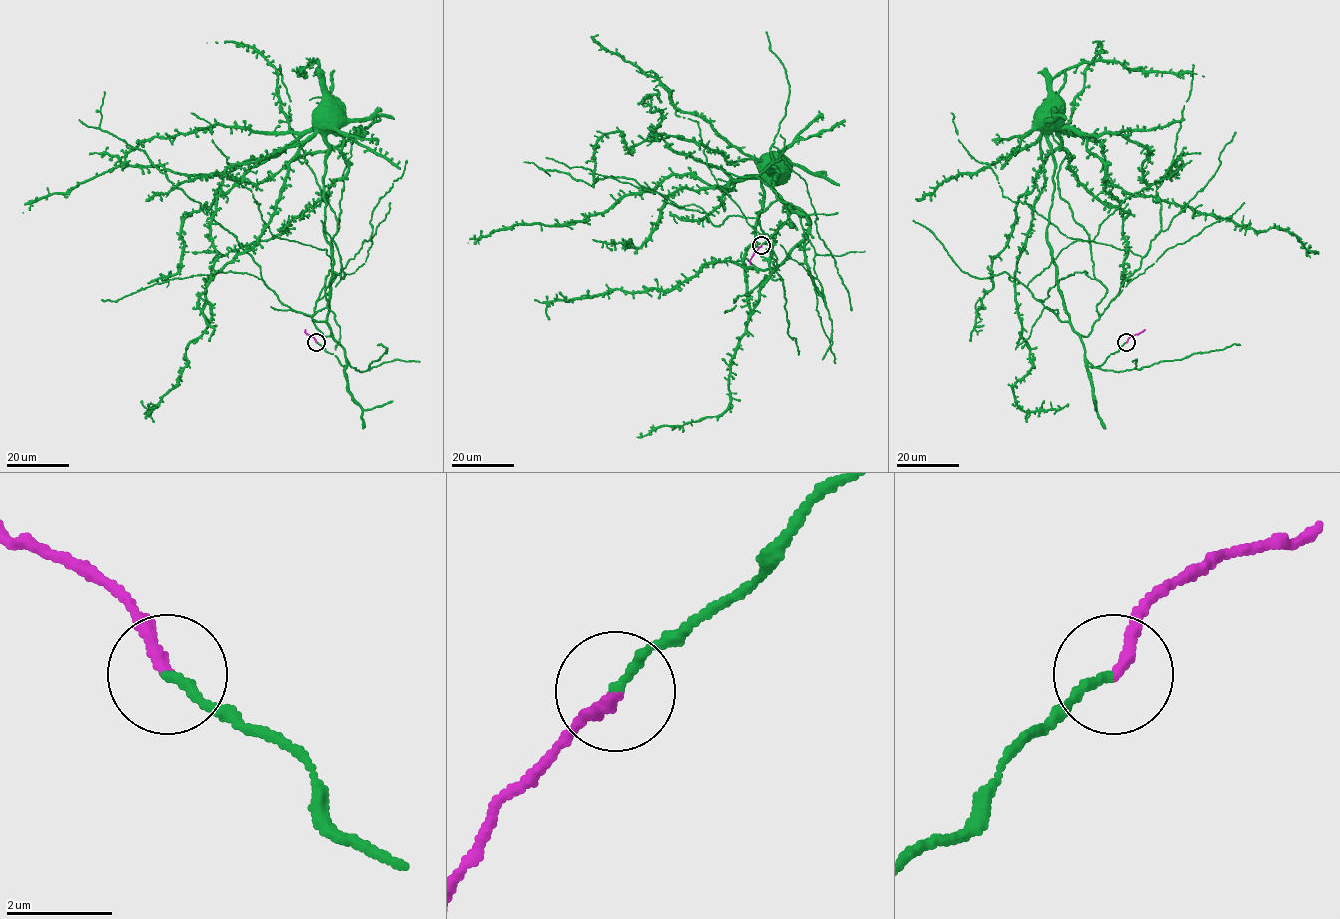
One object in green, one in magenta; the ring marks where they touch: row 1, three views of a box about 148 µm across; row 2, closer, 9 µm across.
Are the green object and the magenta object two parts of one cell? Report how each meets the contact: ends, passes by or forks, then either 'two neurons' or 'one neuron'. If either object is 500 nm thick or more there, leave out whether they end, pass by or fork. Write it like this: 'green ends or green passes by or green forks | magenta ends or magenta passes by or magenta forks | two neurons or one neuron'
green ends | magenta ends | one neuron

